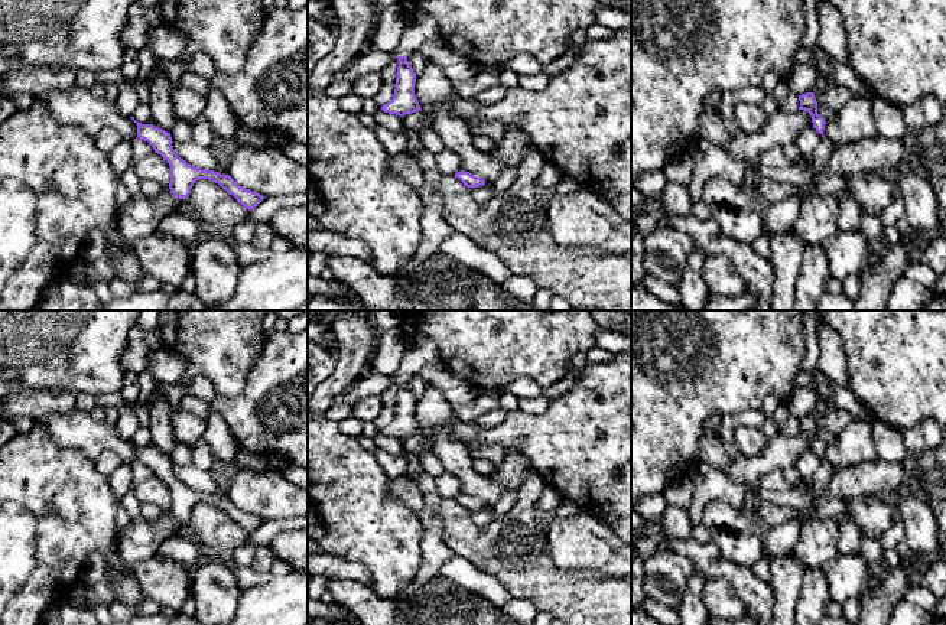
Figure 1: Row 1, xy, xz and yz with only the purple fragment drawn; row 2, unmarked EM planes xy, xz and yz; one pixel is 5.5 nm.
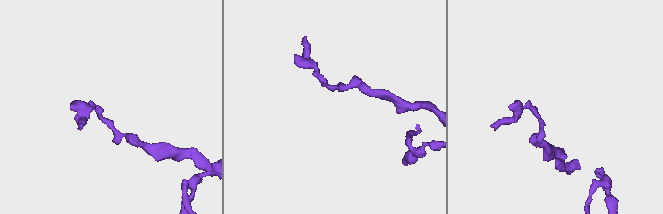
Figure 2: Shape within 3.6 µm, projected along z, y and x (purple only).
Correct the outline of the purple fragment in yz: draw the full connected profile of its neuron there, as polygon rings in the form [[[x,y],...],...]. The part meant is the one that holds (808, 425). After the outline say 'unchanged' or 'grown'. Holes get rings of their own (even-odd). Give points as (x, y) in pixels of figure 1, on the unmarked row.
[[[806,416],[803,419],[799,419],[799,424],[800,424],[799,433],[804,433],[812,439],[813,450],[816,452],[817,456],[822,458],[822,460],[825,460],[823,453],[825,453],[826,445],[823,440],[817,437],[817,424],[815,421],[815,417]]]; unchanged

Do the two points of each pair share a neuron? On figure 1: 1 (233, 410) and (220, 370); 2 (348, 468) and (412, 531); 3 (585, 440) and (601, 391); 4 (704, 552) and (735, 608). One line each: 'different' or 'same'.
1: different
2: same
3: same
4: different

